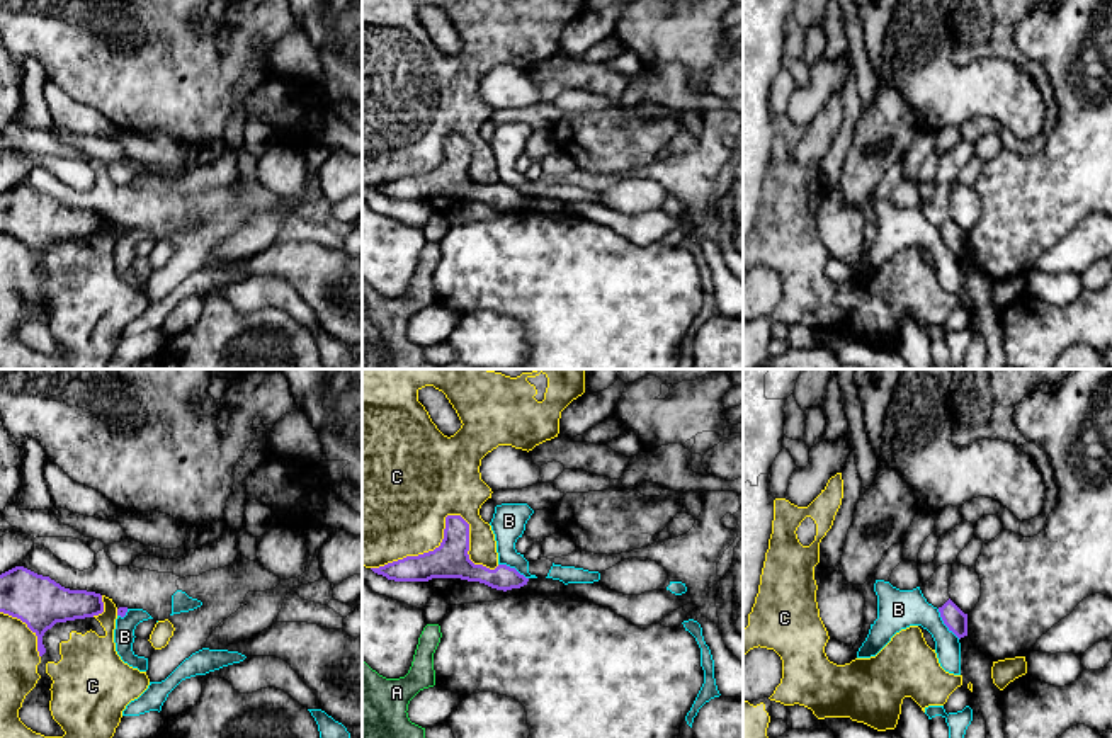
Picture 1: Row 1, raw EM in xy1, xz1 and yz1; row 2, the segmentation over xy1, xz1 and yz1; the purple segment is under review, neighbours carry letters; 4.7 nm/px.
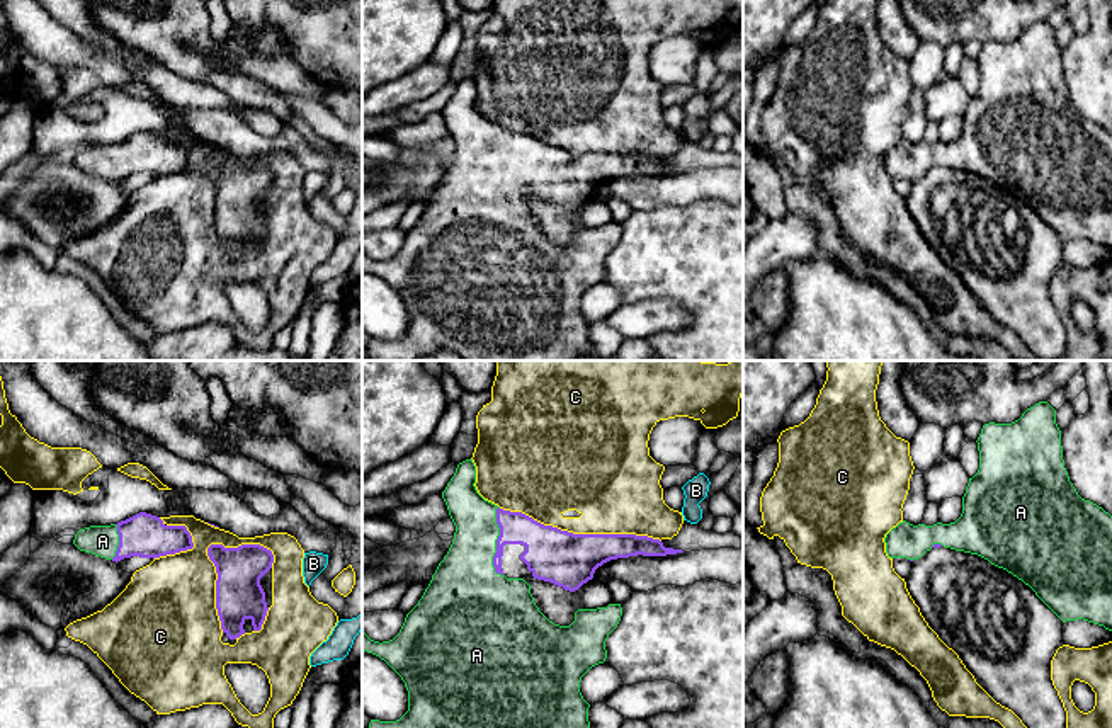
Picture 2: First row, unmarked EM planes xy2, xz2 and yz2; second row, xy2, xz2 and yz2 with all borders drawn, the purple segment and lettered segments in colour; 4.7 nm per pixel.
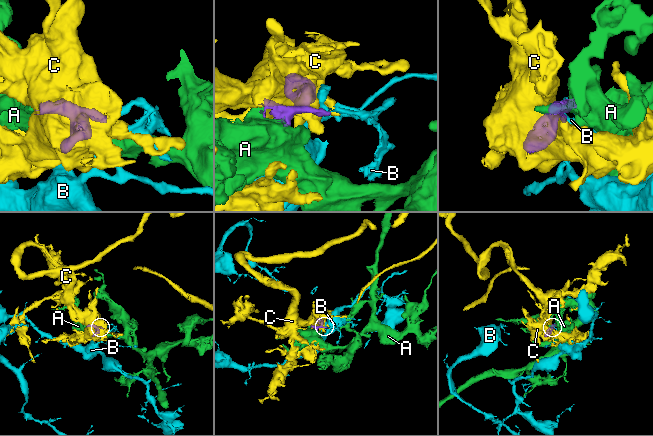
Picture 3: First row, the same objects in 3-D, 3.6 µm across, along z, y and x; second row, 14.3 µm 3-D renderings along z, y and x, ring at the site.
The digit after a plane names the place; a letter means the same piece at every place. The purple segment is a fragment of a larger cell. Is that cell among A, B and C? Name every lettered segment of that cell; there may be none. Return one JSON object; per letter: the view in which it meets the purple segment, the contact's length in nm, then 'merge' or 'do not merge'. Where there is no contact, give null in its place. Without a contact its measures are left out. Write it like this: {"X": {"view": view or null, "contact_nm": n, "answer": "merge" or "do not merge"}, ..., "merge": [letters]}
{"A": {"view": "xz2", "contact_nm": 320, "answer": "merge"}, "B": {"view": "yz1", "contact_nm": 180, "answer": "do not merge"}, "C": {"view": "xz1", "contact_nm": 600, "answer": "do not merge"}, "merge": ["A"]}

